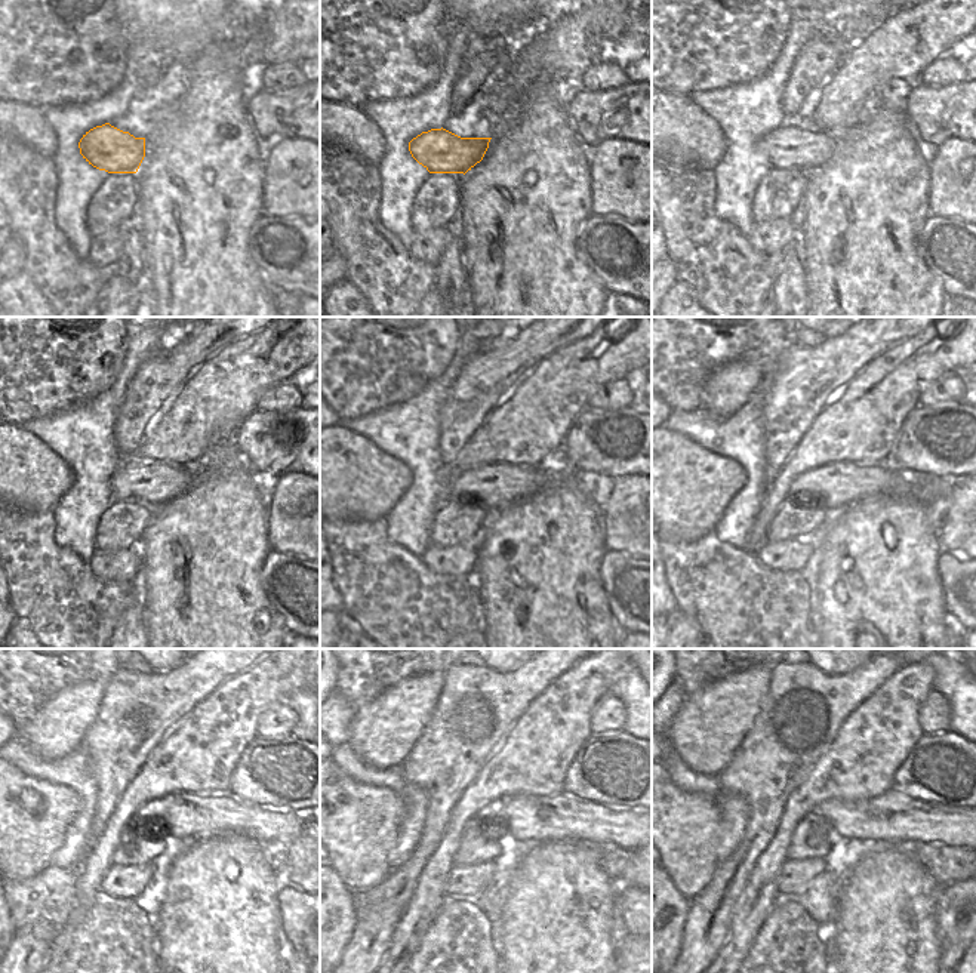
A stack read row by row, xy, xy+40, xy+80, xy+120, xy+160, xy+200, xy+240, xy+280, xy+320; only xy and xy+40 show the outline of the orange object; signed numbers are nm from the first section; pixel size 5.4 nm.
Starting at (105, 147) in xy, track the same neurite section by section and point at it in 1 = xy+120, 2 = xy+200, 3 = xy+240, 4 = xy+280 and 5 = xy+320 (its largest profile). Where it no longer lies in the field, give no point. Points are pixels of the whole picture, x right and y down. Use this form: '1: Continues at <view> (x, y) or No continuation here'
1: Continues at xy+120 (134, 479)
2: Continues at xy+200 (843, 483)
3: Continues at xy+240 (190, 816)
4: Continues at xy+280 (532, 819)
5: Continues at xy+320 (890, 818).

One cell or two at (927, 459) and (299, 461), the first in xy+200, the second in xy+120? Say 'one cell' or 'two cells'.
one cell

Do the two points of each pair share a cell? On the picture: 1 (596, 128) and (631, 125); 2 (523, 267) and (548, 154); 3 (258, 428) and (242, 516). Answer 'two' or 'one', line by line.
1: one
2: one
3: two

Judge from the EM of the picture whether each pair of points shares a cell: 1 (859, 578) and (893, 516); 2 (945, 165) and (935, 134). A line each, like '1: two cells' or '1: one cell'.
1: one cell
2: two cells

